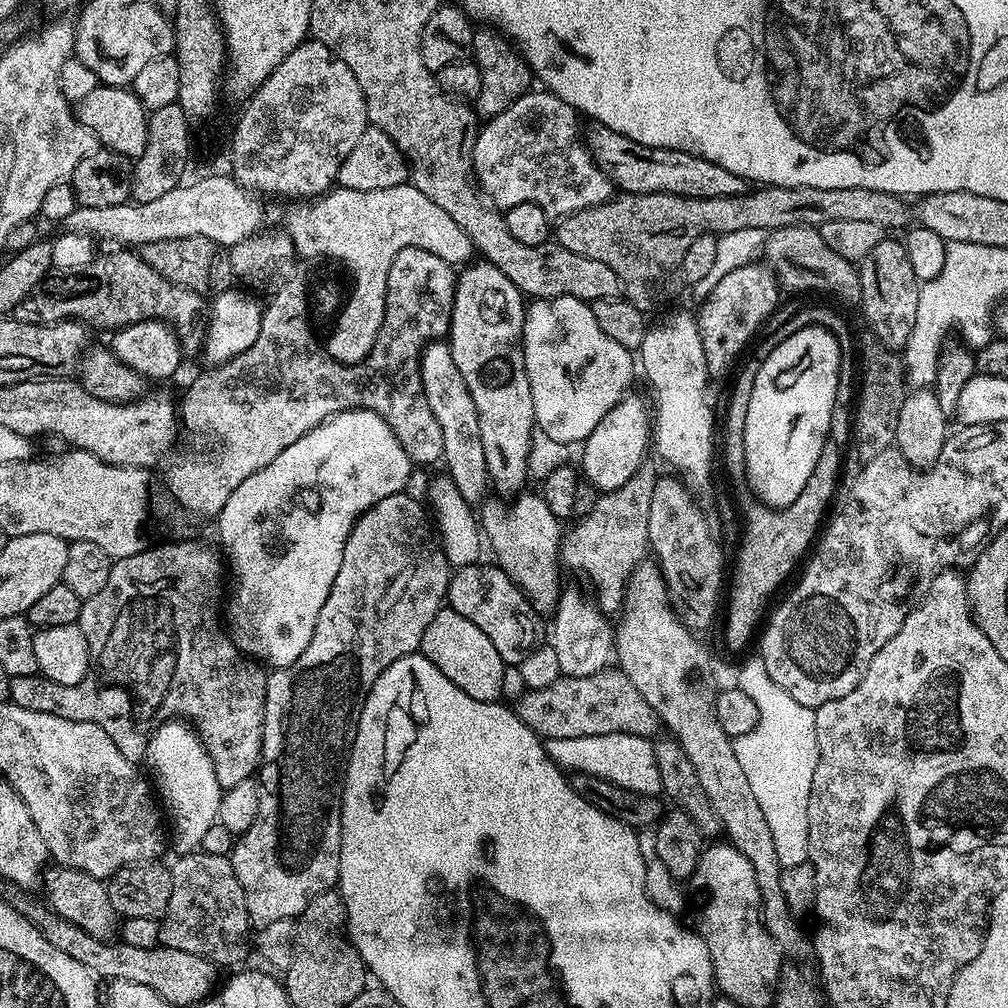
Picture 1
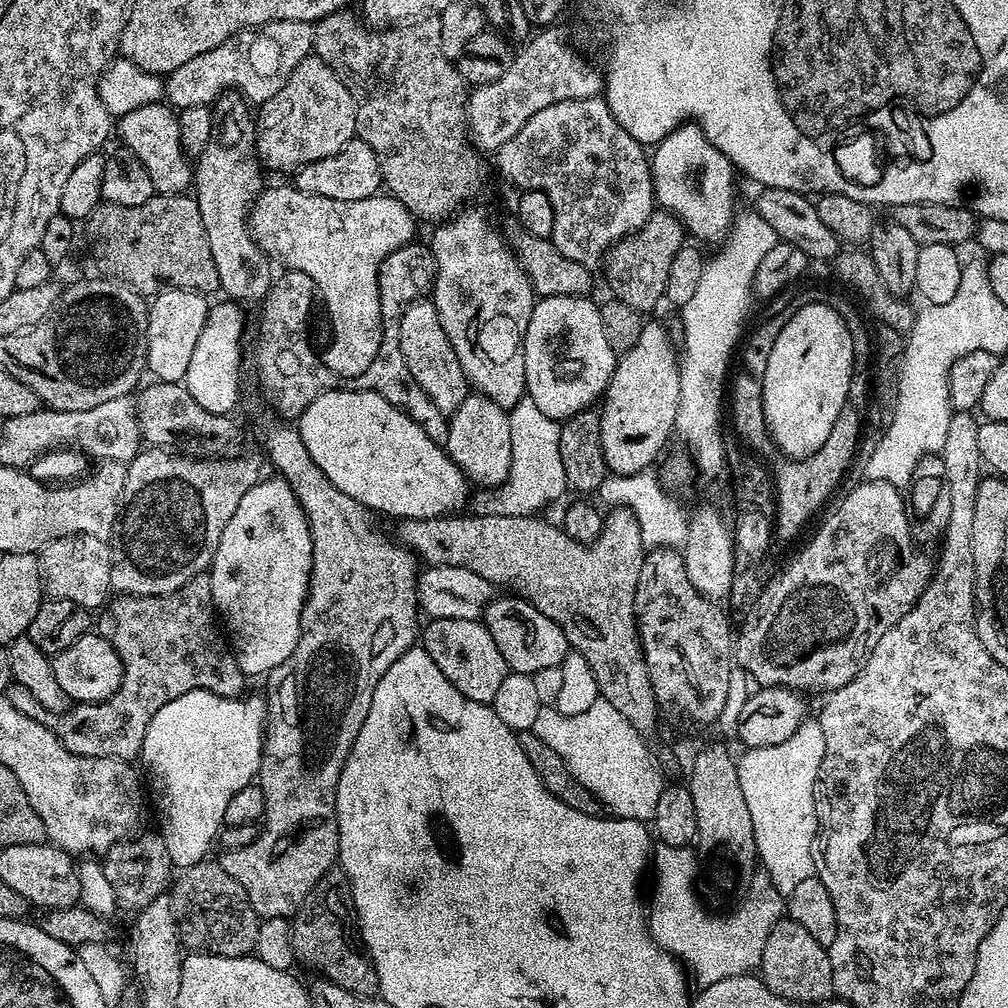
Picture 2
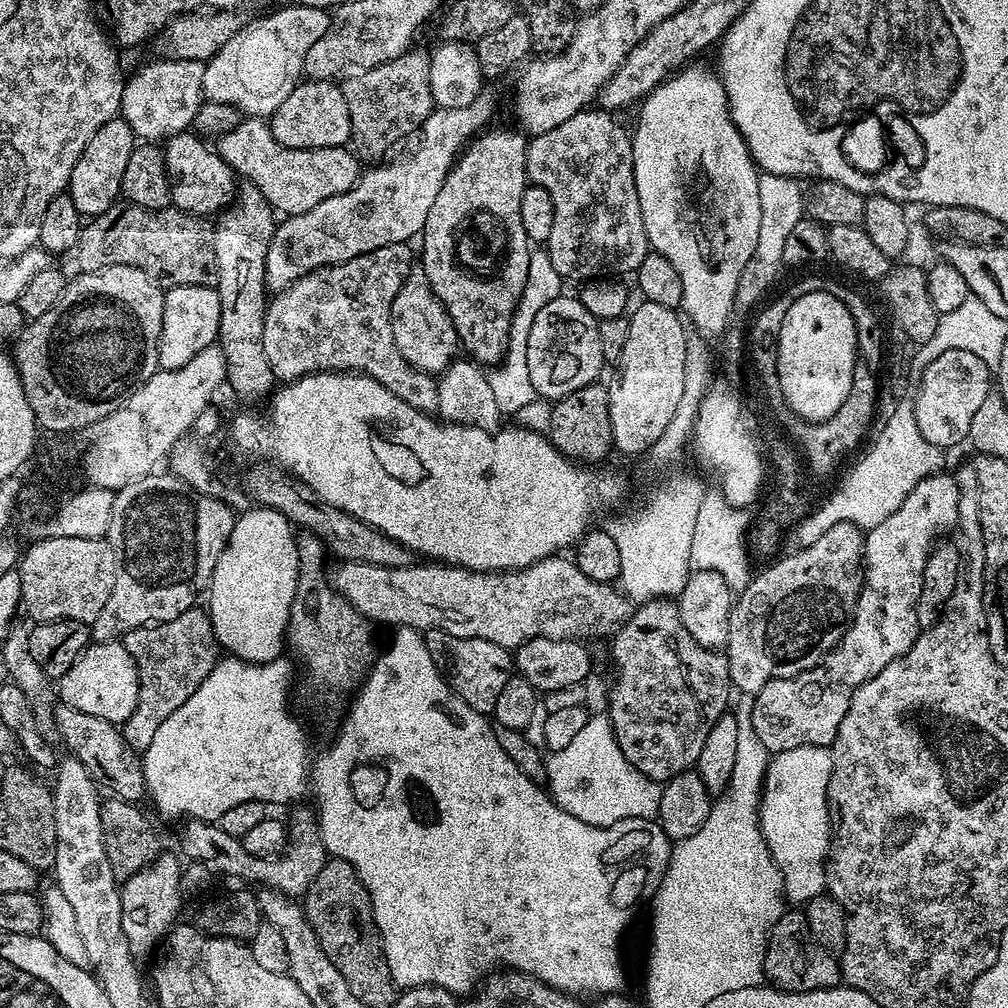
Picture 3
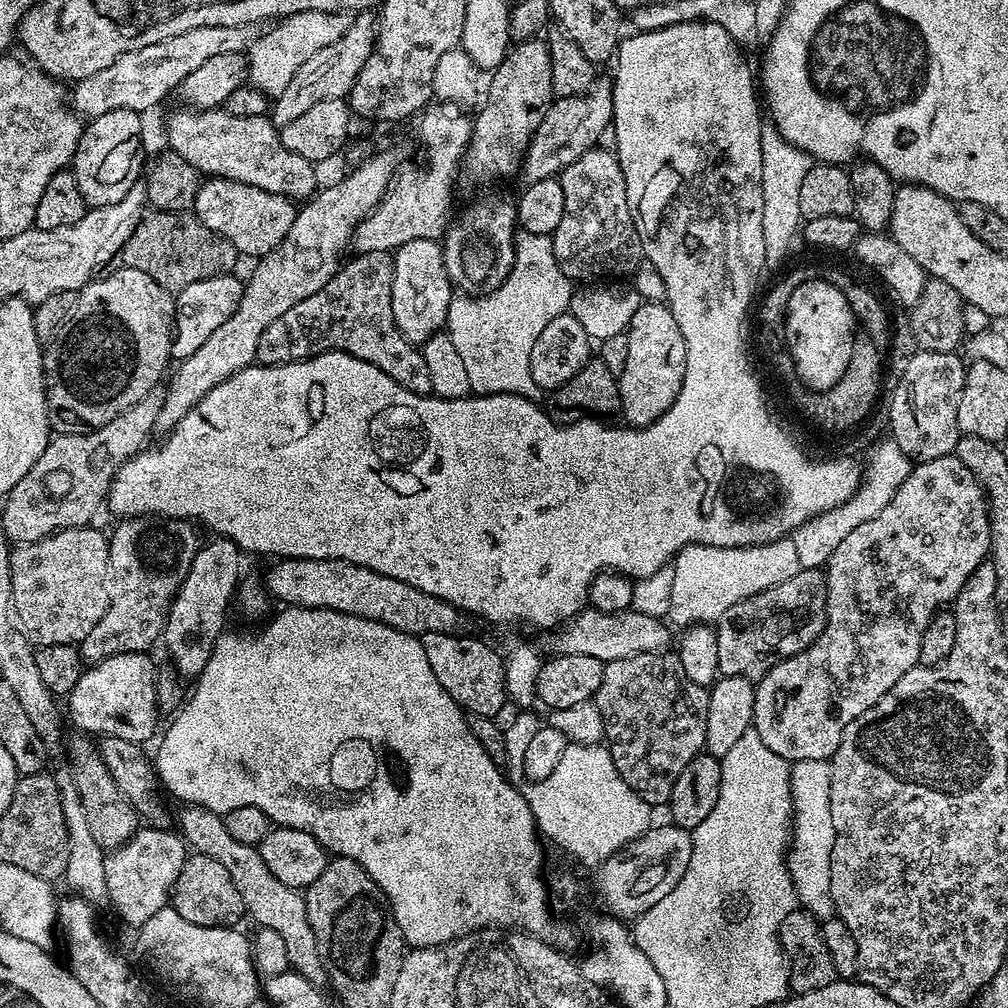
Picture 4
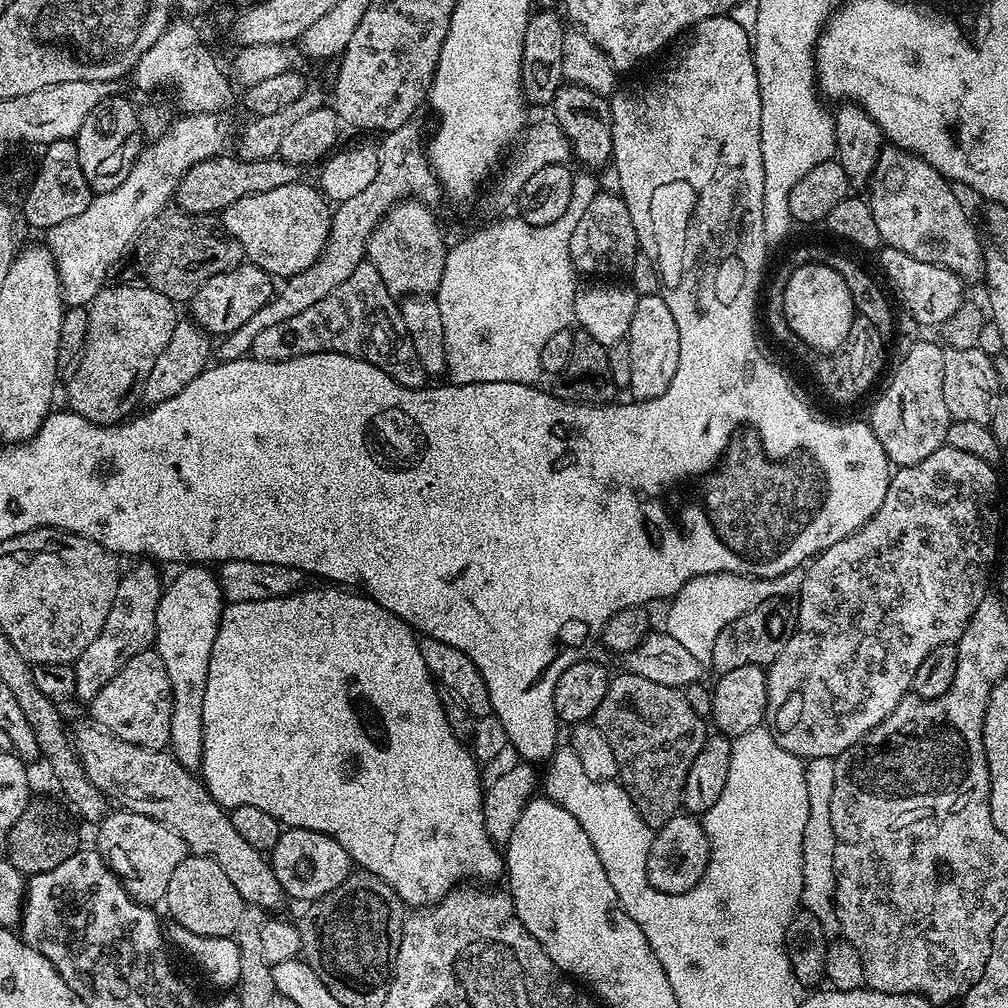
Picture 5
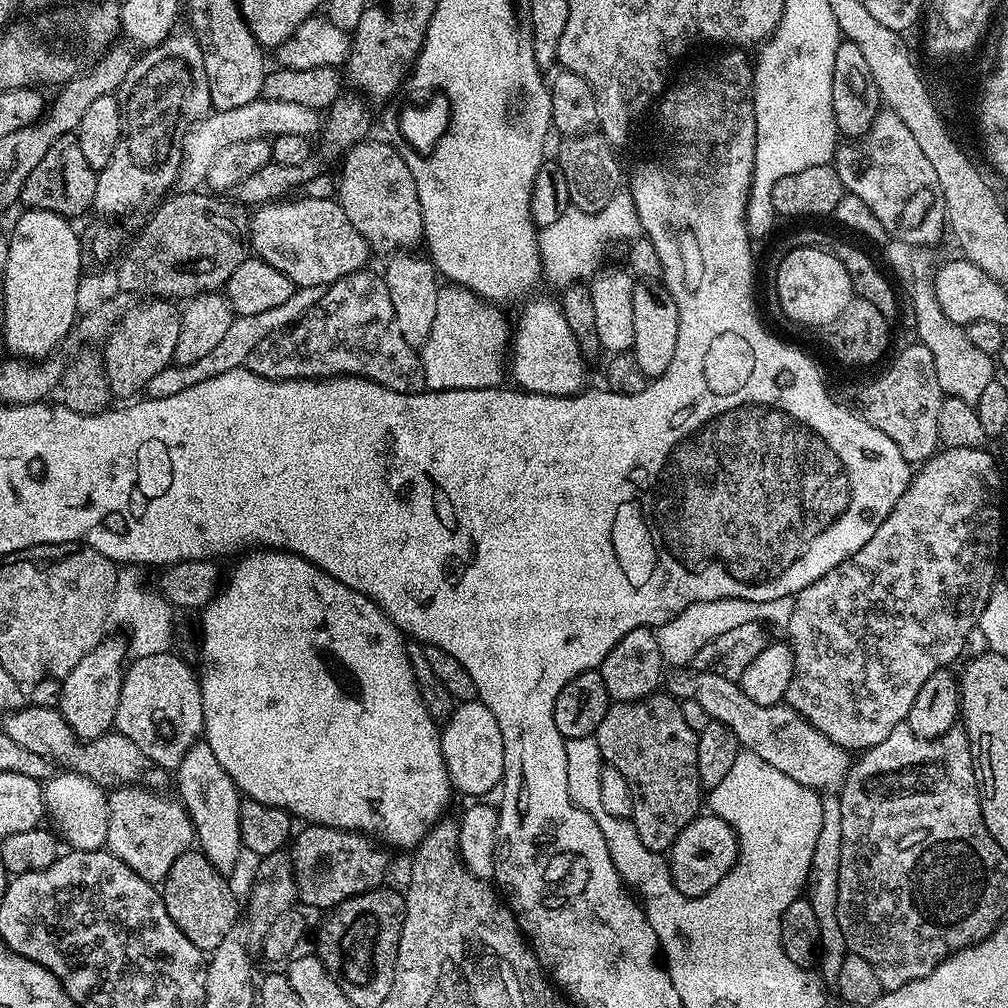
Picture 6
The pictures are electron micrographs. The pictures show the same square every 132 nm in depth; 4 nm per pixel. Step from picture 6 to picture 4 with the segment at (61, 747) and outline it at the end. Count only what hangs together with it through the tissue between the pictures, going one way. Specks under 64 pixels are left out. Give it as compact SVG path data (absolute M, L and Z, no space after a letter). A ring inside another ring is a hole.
M195 806L181 807L179 835L185 845L193 853L209 855L219 864L226 866L231 881L242 898L245 913L253 920L253 925L274 930L284 941L286 954L290 954L291 971L297 972L311 984L320 986L325 983L324 967L320 964L320 956L316 953L314 932L310 930L310 918L306 918L306 902L297 889L286 886L286 882L278 882L273 872L262 862L259 847L237 842L230 838L226 831L223 815Z

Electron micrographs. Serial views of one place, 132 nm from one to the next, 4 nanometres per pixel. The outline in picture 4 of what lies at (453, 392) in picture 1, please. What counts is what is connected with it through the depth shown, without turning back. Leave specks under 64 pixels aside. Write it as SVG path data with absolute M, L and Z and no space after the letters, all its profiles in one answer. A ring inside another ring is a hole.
M418 238L414 242L406 242L406 246L397 248L393 258L392 265L394 266L394 274L392 275L392 297L390 298L390 306L394 310L394 322L398 326L400 335L405 336L413 346L423 346L427 340L436 332L441 331L448 323L448 307L454 295L454 285L452 280L446 274L446 266L444 265L444 250L437 241L427 240L426 238Z

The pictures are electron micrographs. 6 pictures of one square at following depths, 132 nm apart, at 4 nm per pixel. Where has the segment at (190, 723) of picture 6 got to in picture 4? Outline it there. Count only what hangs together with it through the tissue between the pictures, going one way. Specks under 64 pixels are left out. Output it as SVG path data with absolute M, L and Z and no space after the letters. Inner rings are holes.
M123 652L106 656L85 667L78 678L78 686L74 686L74 690L66 698L68 712L72 715L73 722L80 727L77 729L81 733L100 736L99 738L113 736L138 745L143 745L144 740L157 735L158 671L156 672L150 657L148 652Z

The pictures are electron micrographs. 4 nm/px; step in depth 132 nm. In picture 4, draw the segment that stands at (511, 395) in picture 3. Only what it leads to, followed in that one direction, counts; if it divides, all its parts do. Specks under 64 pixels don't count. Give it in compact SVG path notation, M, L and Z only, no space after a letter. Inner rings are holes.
M521 231L516 238L514 266L498 290L479 299L472 294L453 295L446 331L466 365L475 395L514 394L527 400L541 399L542 390L530 374L530 350L534 350L538 334L569 311L573 291L573 281L562 274L556 261L552 237Z

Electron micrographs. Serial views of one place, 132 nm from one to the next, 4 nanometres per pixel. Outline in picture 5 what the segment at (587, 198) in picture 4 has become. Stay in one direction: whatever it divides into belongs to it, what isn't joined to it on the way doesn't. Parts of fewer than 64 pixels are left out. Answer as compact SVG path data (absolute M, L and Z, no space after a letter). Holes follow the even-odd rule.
M601 191L594 198L594 202L590 202L590 206L586 206L586 214L582 214L582 218L578 222L578 226L574 229L574 234L570 238L570 258L572 265L576 267L577 273L584 272L588 278L616 278L619 272L624 274L631 273L634 266L634 258L638 255L638 245L636 242L636 231L634 230L634 222L630 222L630 210L626 206L626 202L619 195Z

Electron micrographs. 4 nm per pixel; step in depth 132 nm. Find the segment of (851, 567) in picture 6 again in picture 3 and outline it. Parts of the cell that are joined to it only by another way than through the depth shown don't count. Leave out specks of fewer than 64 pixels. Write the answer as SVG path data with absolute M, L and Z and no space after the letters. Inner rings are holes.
M941 470L932 476L922 478L910 494L890 514L890 518L878 522L878 526L867 529L864 536L862 553L862 583L856 596L856 606L852 609L852 619L848 621L848 629L835 648L831 648L810 670L799 672L790 678L778 678L766 682L760 692L754 696L754 734L758 734L762 746L766 746L769 754L782 750L794 750L794 746L822 746L828 748L838 734L838 726L842 726L842 718L846 718L846 710L852 701L852 695L874 674L886 670L890 662L894 662L916 641L922 629L915 616L918 598L922 589L923 570L926 569L928 556L931 554L938 538L944 538L949 531L955 529L958 518L958 486L955 475Z

